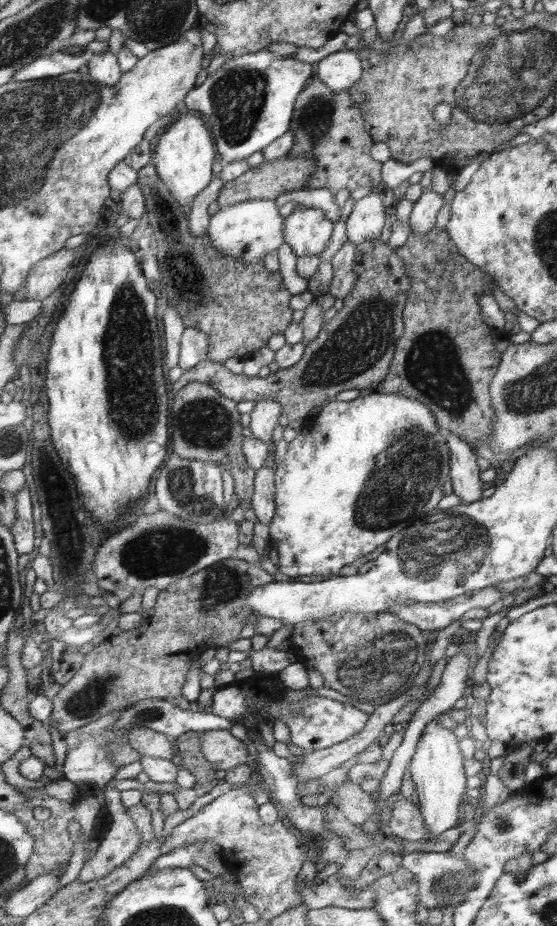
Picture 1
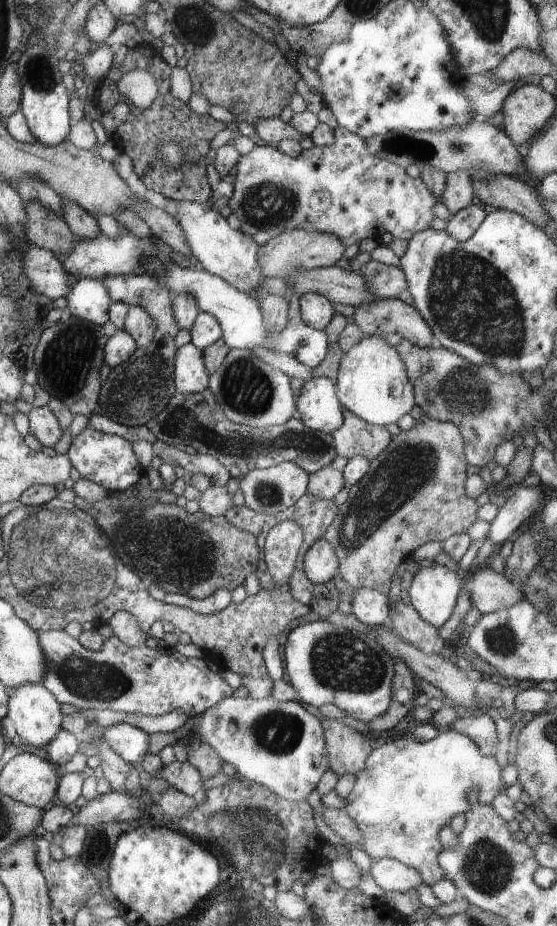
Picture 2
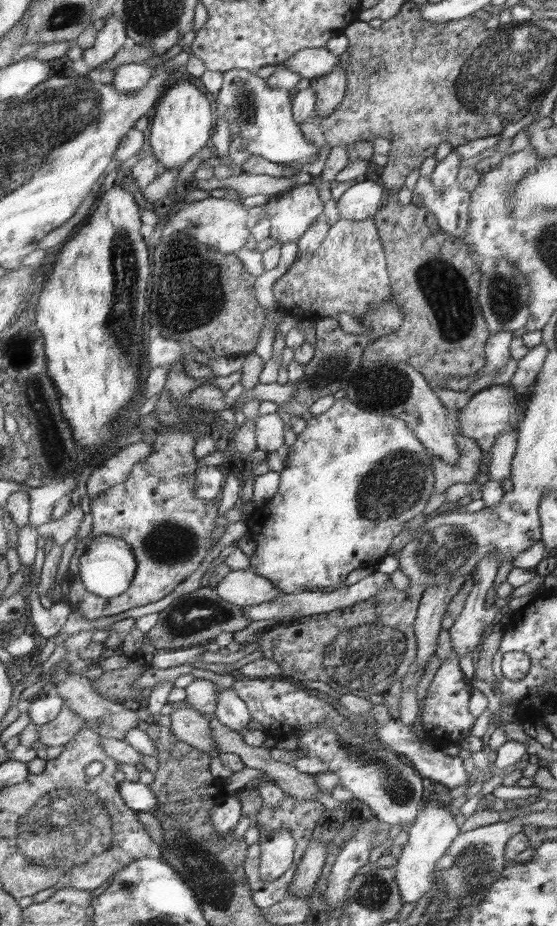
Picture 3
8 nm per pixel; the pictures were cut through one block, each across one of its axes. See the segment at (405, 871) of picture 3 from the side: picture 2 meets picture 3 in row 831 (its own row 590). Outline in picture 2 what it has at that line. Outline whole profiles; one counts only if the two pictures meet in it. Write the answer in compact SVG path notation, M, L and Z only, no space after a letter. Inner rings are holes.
M434 564L432 568L420 569L410 579L410 600L418 615L437 629L448 620L452 622L452 612L460 592L458 576L448 568Z

